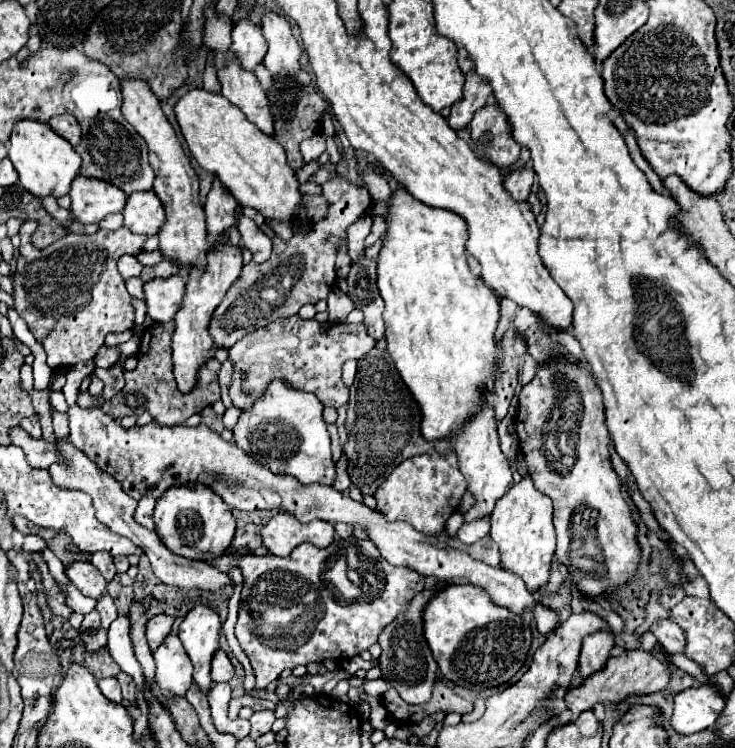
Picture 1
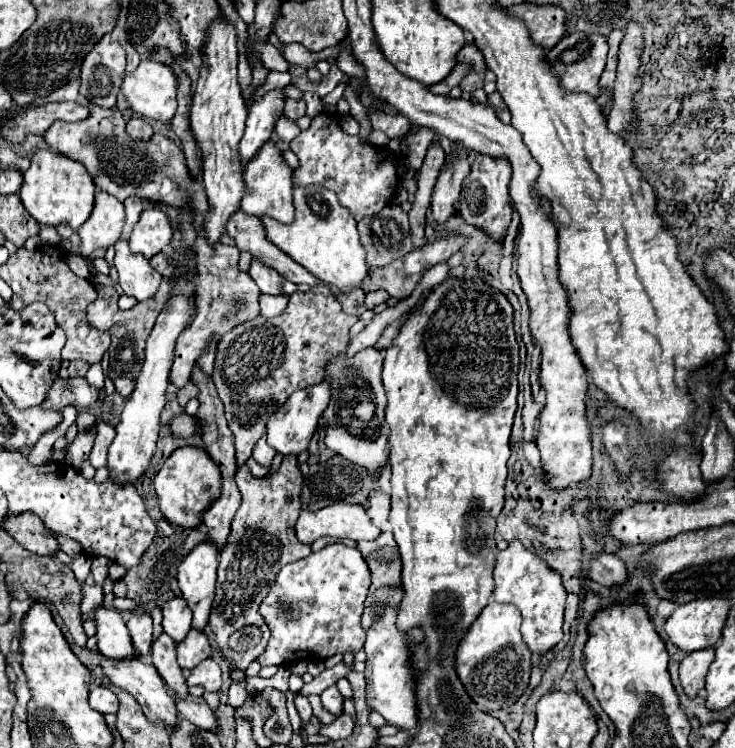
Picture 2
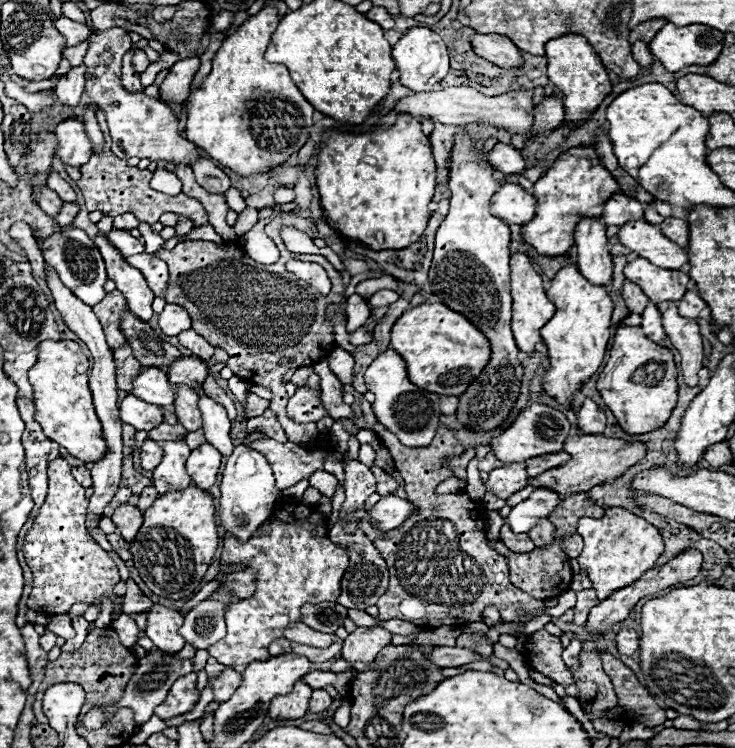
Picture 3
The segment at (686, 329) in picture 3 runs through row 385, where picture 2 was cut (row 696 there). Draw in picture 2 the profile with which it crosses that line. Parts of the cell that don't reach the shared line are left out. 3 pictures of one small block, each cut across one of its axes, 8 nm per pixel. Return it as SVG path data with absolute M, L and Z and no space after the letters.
M704 648L698 652L690 652L680 662L680 682L688 698L696 698L698 690L704 688L704 678L712 660L714 660L714 648Z

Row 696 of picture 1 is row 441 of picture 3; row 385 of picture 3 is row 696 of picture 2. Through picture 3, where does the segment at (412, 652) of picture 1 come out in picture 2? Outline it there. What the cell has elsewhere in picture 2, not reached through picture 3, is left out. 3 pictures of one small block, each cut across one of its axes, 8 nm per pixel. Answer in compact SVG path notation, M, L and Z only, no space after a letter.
M398 606L386 610L386 614L382 614L382 618L376 620L368 630L364 644L364 650L368 654L366 670L364 670L366 702L372 710L382 714L390 726L408 732L416 728L416 706L414 706L414 682L410 682L410 666L406 666L406 658L410 658L408 654L410 642L420 642L422 632L420 630L412 630L410 634L398 632L396 614L398 614Z

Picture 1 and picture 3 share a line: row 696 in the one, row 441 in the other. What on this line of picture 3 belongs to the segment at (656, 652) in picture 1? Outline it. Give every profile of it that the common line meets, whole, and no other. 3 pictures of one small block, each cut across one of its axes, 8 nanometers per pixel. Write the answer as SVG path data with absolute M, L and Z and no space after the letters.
M584 434L584 436L570 436L566 438L566 448L570 454L570 460L562 466L556 466L554 470L546 470L544 474L538 474L534 478L528 478L528 484L534 488L548 488L554 490L562 496L568 494L576 494L582 490L592 490L594 486L602 484L602 482L612 482L618 476L622 476L630 466L638 464L644 454L646 448L644 444L628 444L624 440L618 438L606 438L606 436L592 436L592 434Z

